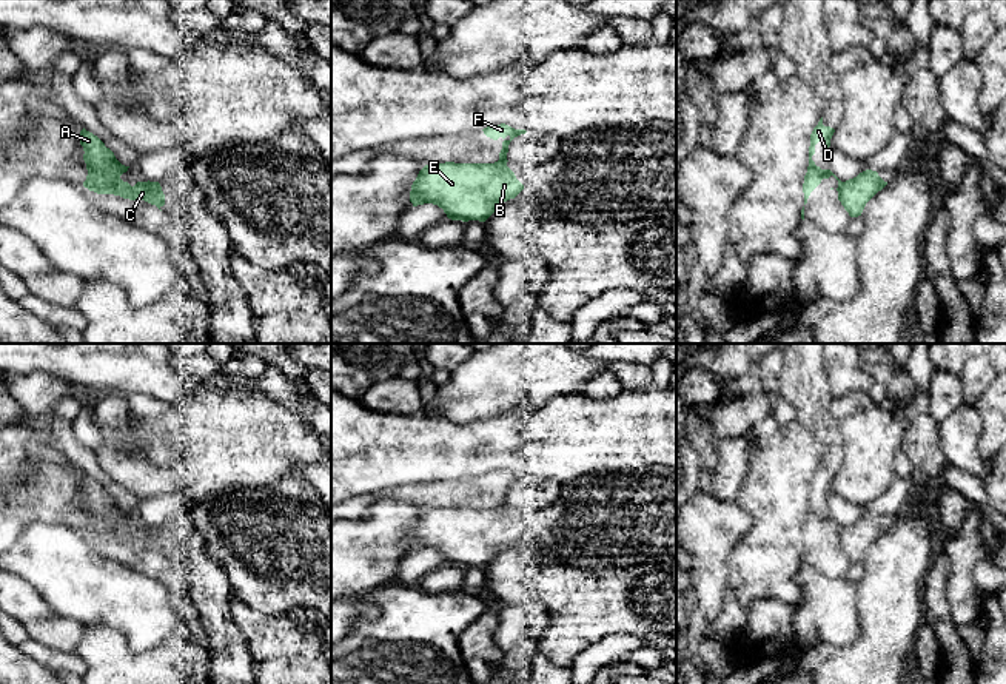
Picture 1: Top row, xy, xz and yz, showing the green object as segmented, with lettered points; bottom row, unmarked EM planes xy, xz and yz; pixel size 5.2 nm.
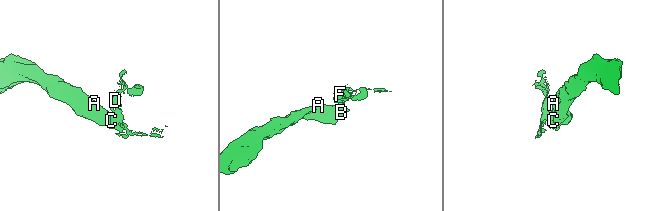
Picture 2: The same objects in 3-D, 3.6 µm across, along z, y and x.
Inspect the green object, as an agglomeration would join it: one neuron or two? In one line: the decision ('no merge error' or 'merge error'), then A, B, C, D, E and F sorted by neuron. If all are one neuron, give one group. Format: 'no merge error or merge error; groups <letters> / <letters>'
merge error; groups A B C E / D F

